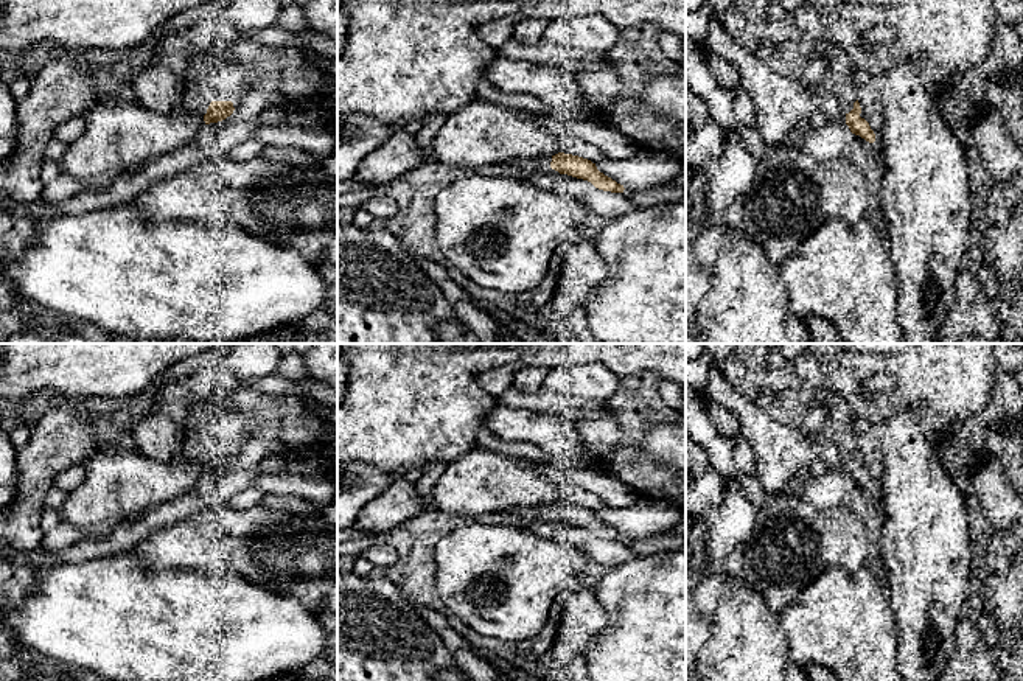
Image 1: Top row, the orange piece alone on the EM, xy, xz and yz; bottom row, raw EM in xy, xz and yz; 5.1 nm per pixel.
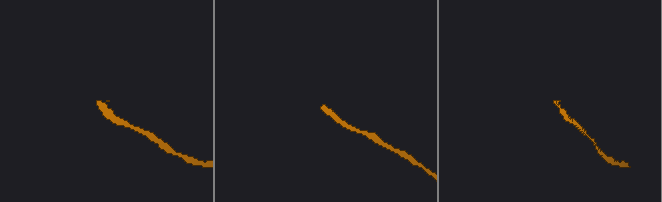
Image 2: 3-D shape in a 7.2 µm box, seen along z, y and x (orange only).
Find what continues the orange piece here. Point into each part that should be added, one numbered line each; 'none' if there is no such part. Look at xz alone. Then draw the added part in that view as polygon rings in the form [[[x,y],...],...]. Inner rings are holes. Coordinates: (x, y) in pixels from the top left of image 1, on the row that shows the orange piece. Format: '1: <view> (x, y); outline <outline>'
1: xz (543, 164); outline [[[552,155],[539,157],[532,165],[536,166],[538,169],[541,169],[541,171],[557,174],[558,171],[550,168],[550,162],[552,162]]]

